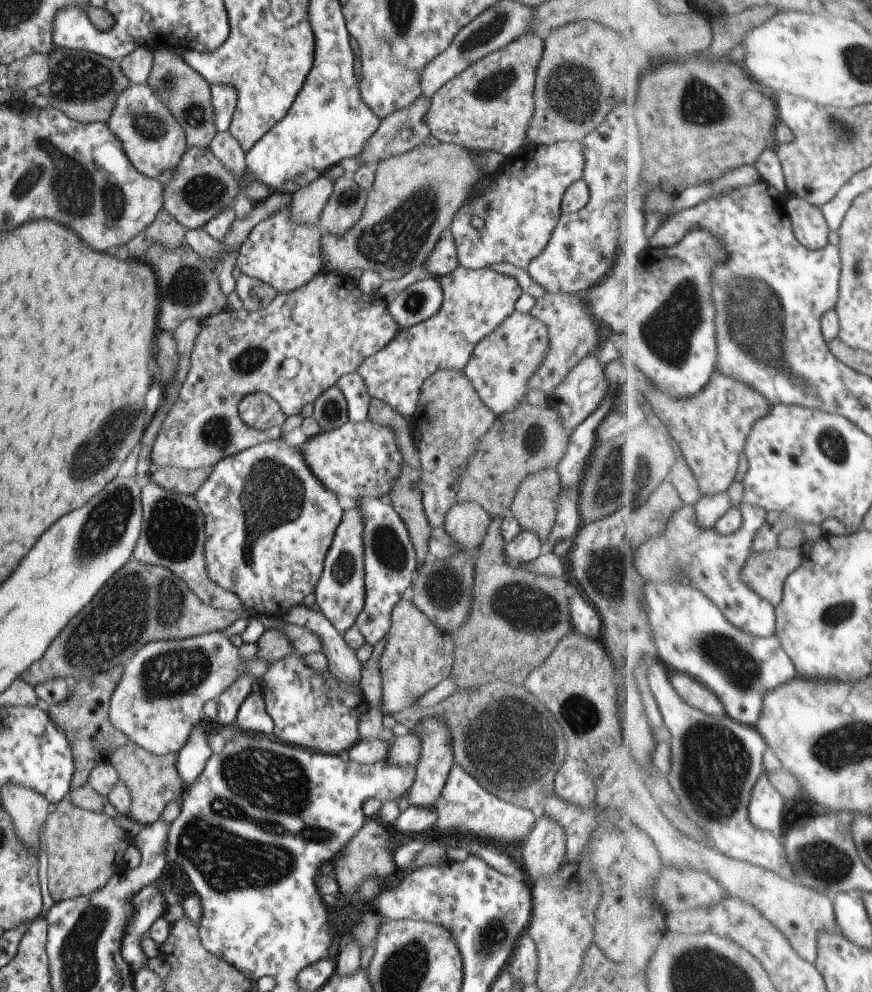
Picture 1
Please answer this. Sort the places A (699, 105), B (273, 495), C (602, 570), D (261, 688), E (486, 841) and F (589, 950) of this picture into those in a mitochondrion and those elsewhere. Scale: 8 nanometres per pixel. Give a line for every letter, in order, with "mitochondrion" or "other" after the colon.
A: mitochondrion
B: mitochondrion
C: mitochondrion
D: other
E: other
F: other

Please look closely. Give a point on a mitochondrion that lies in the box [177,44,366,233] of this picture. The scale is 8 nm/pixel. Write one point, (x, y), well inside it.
(201, 193)

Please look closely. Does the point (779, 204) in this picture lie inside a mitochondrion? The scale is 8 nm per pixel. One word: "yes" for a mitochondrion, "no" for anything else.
no

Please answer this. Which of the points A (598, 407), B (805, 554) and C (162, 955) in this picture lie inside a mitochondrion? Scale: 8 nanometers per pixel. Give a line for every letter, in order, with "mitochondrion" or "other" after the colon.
A: other
B: other
C: other

